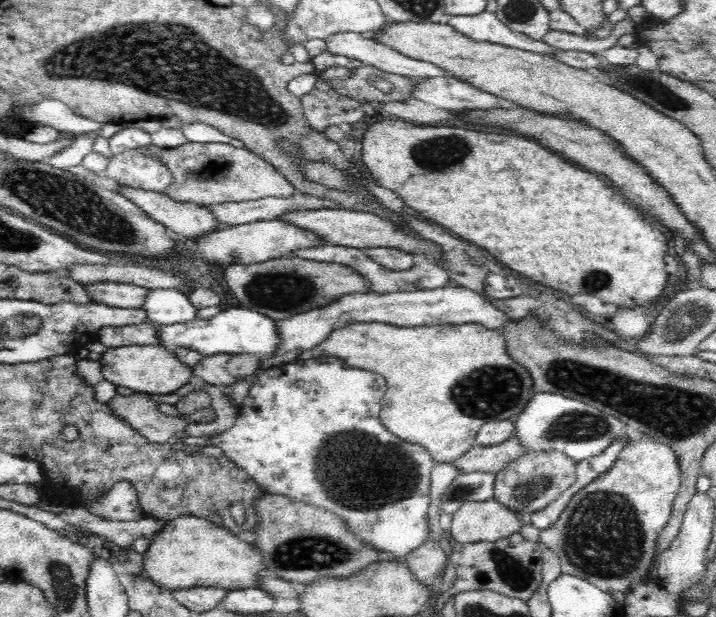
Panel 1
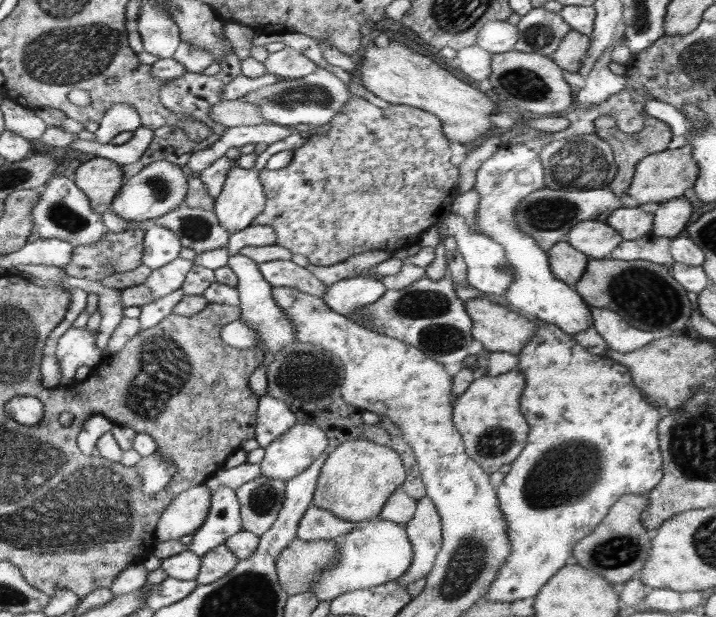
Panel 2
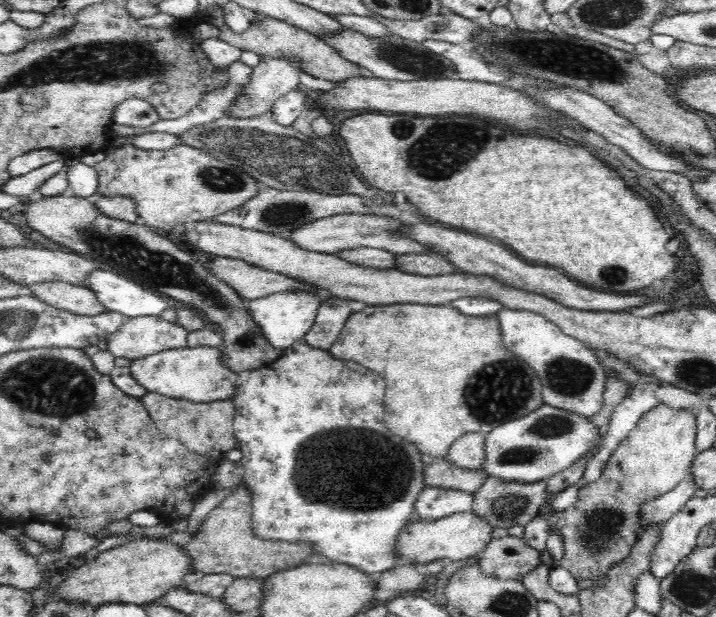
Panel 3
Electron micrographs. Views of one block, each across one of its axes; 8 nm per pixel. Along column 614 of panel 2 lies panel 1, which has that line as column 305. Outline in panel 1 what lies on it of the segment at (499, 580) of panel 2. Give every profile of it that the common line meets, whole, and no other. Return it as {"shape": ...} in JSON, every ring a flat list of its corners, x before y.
{"shape":[[336,357,296,360,288,364,268,368,260,376,253,378,249,393,238,412,236,422,234,422,229,430,212,438,207,438,206,436,189,437,185,435,176,440,176,442,197,446,211,444,212,446,222,448,224,454,240,468,243,468,248,473,248,476,264,489,266,494,286,495,292,498,292,501,296,501,296,503,300,501,310,505,324,507,324,509,332,511,332,513,344,519,344,523,348,525,350,531,362,539,364,543,374,545,378,551,392,552,395,556,405,557,411,550,418,548,418,546,424,544,429,538,428,518,431,503,431,472,435,466,435,461,424,446,408,444,408,442,404,442,400,437,394,436,392,432,388,432,380,424,380,411,382,406,376,400,382,400,384,398,386,386,386,380,382,378,382,375,378,376,376,373,372,374,372,372,360,370,360,368,346,368,343,361]]}

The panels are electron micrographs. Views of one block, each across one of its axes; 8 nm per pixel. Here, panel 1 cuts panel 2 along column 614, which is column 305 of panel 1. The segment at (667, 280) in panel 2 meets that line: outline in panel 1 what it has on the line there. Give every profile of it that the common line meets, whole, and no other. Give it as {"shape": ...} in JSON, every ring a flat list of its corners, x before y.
{"shape":[[289,256,245,265,228,264,224,277,236,300,240,300,246,308,276,321,328,306,350,294,373,292,364,275,350,267]]}

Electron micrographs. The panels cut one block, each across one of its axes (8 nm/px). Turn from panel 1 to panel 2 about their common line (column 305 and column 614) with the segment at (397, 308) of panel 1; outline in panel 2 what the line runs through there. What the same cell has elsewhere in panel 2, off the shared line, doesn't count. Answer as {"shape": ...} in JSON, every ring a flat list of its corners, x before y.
{"shape":[[590,307,590,311,594,321,593,328,604,338,610,349,620,353,638,350,658,336,657,333,634,328,616,312,606,308]]}

